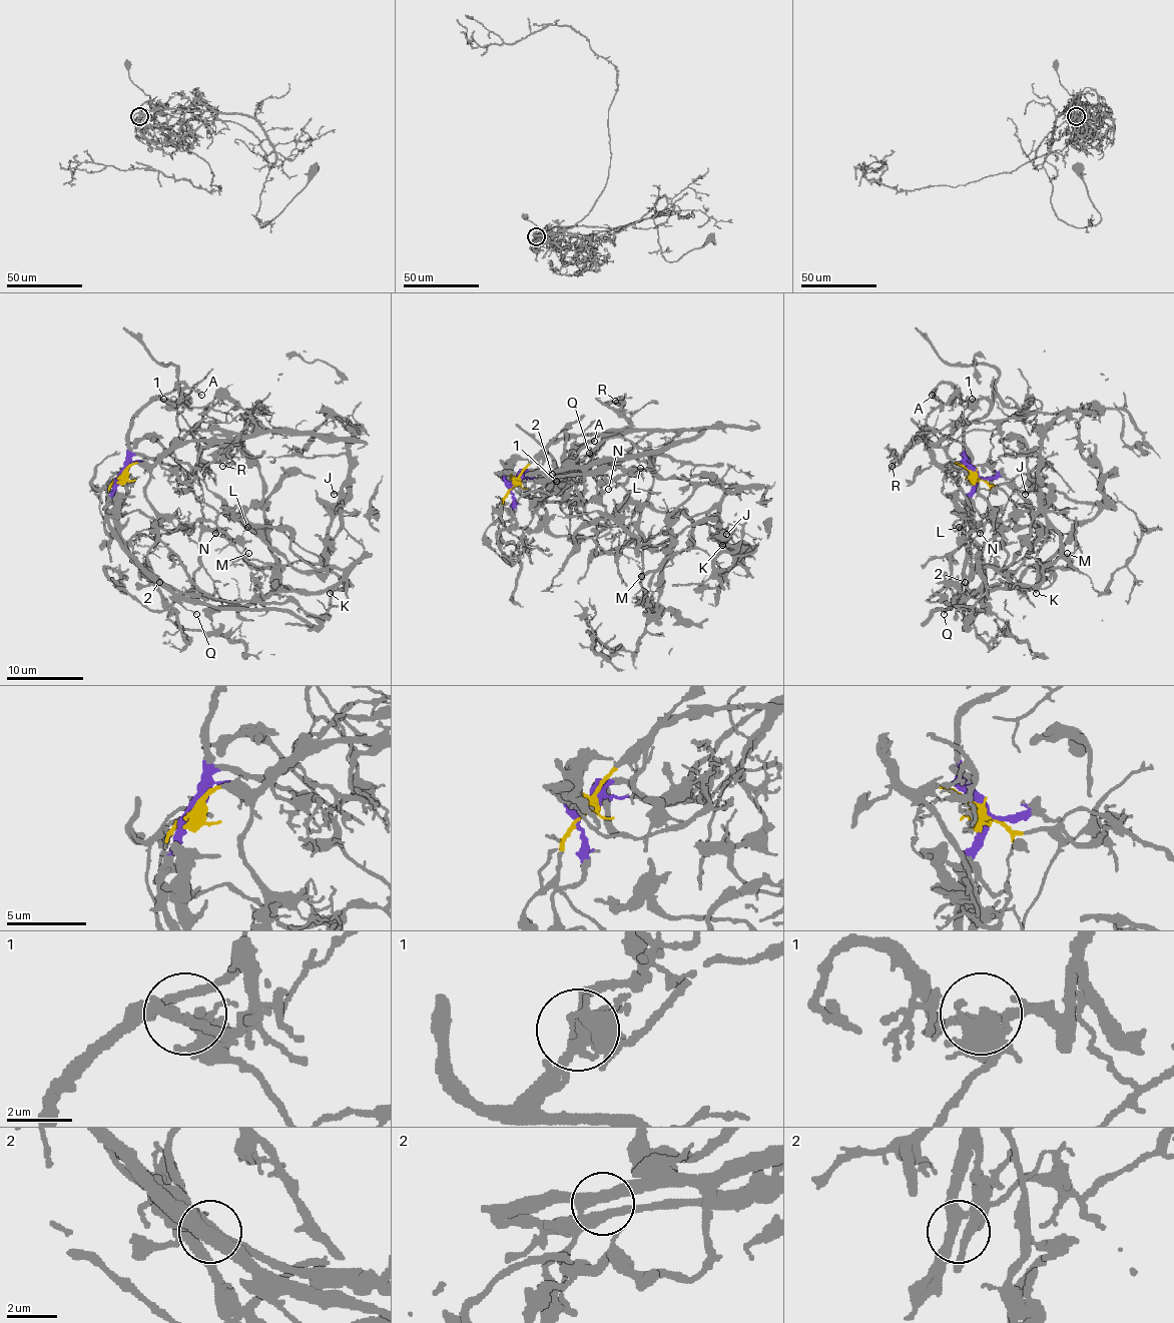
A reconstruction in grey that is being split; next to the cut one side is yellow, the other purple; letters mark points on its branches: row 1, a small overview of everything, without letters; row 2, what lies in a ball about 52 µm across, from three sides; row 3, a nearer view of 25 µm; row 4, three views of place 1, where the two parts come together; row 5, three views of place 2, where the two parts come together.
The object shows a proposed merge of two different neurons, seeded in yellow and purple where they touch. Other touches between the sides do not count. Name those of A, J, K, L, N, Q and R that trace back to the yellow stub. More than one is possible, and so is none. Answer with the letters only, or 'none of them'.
J, K, L, N

